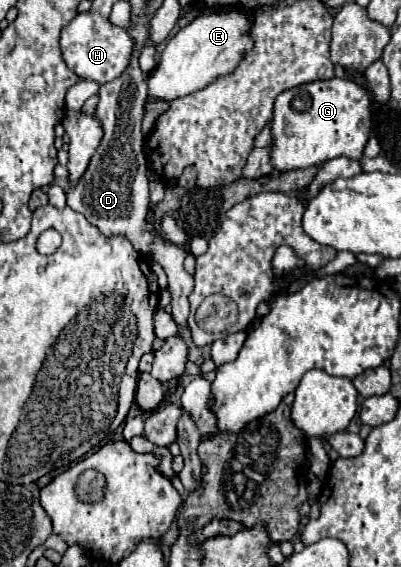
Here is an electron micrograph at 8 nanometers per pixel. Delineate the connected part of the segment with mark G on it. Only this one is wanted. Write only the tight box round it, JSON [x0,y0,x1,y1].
[271,78,371,170]

